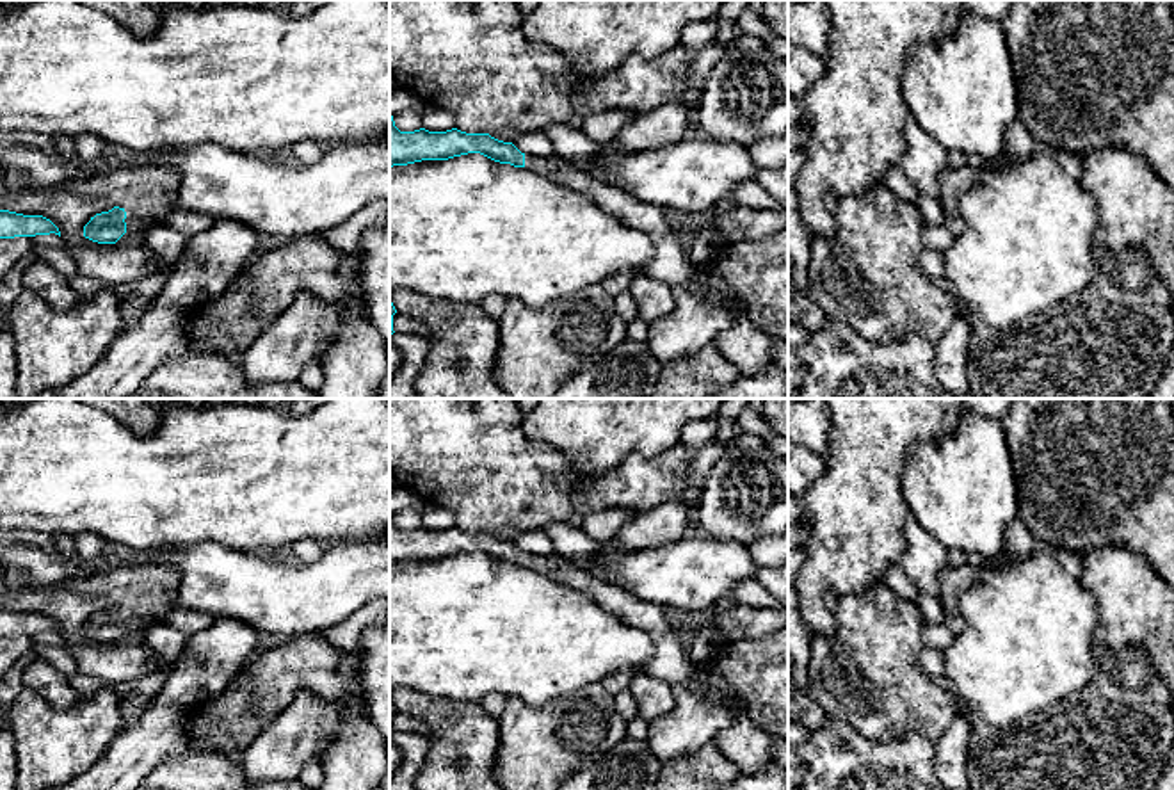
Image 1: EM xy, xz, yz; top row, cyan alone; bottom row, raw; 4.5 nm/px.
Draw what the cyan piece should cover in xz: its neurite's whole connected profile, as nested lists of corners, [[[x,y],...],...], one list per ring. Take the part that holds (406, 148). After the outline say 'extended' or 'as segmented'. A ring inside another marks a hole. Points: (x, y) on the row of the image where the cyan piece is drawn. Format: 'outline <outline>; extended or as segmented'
outline [[[390,116],[390,167],[422,160],[448,160],[468,153],[480,153],[500,164],[525,167],[564,189],[585,194],[603,212],[649,237],[655,253],[640,269],[642,274],[672,288],[697,292],[703,285],[701,265],[694,263],[678,244],[663,208],[642,203],[557,155],[525,155],[512,142],[498,141],[489,133],[466,133],[457,128],[446,132],[429,132],[425,128],[400,132],[393,116]]]; extended

